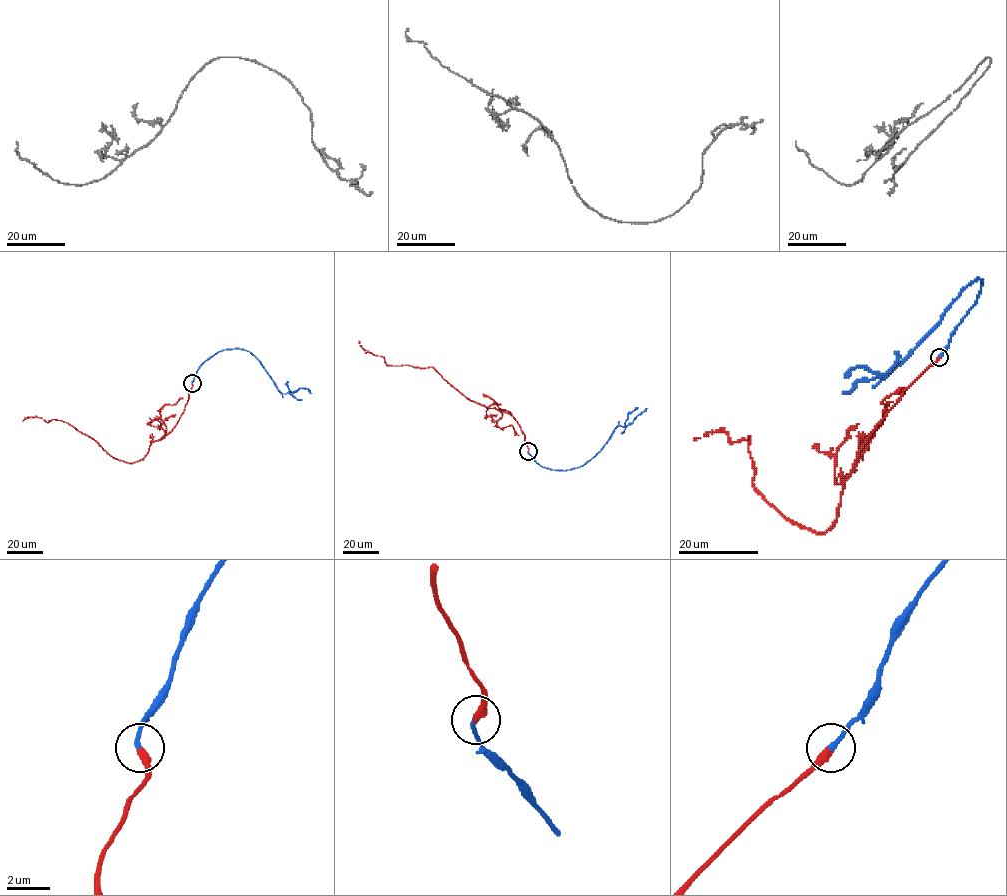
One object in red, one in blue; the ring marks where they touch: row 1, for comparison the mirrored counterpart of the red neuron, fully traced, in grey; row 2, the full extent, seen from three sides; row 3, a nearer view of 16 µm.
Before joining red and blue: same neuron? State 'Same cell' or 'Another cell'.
Same cell

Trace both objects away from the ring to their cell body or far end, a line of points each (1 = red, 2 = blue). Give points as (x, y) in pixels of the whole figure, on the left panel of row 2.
1: (192, 384), (174, 427), (132, 463), (113, 458), (94, 439), (59, 420), (47, 422), (36, 416), (22, 421)
2: (192, 384), (199, 367), (211, 357), (226, 349), (241, 348), (259, 360), (282, 394), (301, 388), (311, 393)

